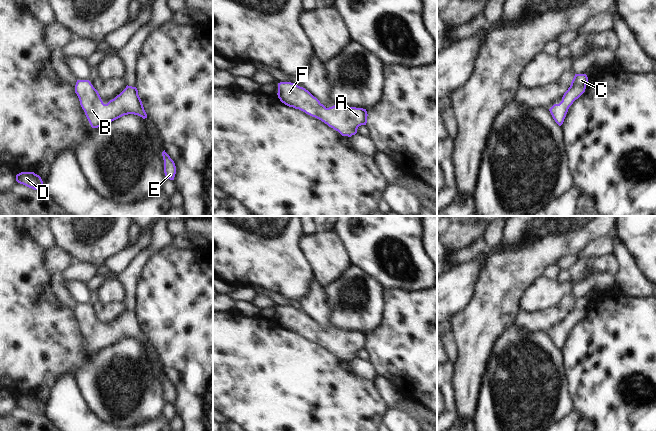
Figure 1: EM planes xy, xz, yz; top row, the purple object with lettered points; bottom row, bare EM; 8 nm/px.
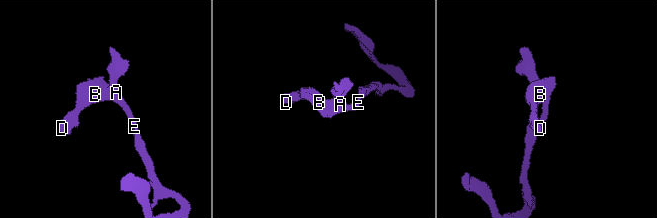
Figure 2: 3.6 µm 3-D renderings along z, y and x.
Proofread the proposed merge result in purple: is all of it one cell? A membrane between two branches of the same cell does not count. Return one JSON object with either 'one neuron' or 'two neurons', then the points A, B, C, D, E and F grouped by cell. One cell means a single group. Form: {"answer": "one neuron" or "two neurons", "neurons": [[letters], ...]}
{"answer": "one neuron", "neurons": [["A", "B", "C", "D", "E", "F"]]}

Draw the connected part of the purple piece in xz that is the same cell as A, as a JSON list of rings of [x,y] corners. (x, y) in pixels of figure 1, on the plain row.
[[[291,306],[278,307],[278,322],[289,331],[299,333],[315,341],[342,360],[351,361],[357,357],[361,349],[367,347],[367,335],[356,331],[339,331],[334,329],[326,332],[308,314]]]

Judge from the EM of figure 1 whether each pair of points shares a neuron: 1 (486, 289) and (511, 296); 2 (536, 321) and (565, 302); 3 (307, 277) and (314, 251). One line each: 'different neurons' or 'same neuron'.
1: same neuron
2: same neuron
3: different neurons

